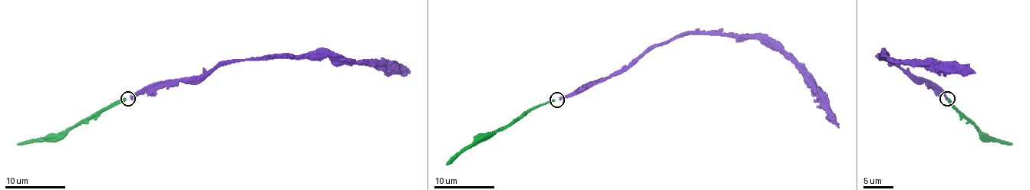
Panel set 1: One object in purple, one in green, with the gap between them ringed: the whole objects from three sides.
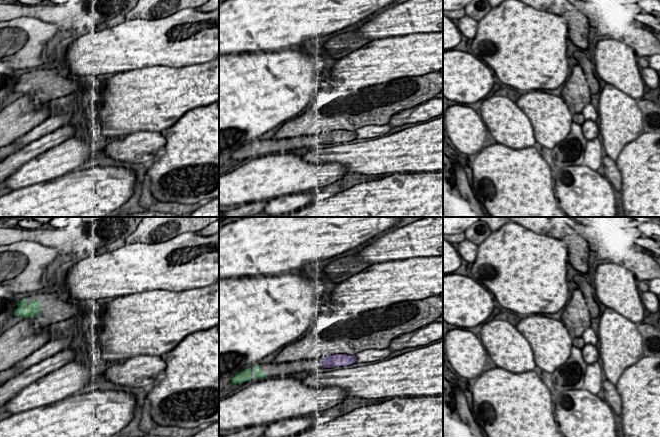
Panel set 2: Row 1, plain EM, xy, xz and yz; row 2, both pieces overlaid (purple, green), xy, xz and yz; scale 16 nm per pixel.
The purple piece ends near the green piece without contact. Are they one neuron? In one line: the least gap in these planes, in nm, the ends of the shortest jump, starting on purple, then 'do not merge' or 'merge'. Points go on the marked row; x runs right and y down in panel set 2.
900 nm apart; from purple across xz (323, 366), (266, 374); merge

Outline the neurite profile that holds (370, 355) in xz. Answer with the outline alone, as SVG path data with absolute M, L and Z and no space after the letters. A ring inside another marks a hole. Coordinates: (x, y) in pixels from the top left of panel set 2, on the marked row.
M390 348L369 349L357 353L355 354L355 356L357 358L357 363L365 363L365 362L381 361L382 359L391 355L393 352L394 350Z

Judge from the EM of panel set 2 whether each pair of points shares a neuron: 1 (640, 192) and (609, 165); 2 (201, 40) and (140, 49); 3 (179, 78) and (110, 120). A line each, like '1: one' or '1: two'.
1: two
2: one
3: one

